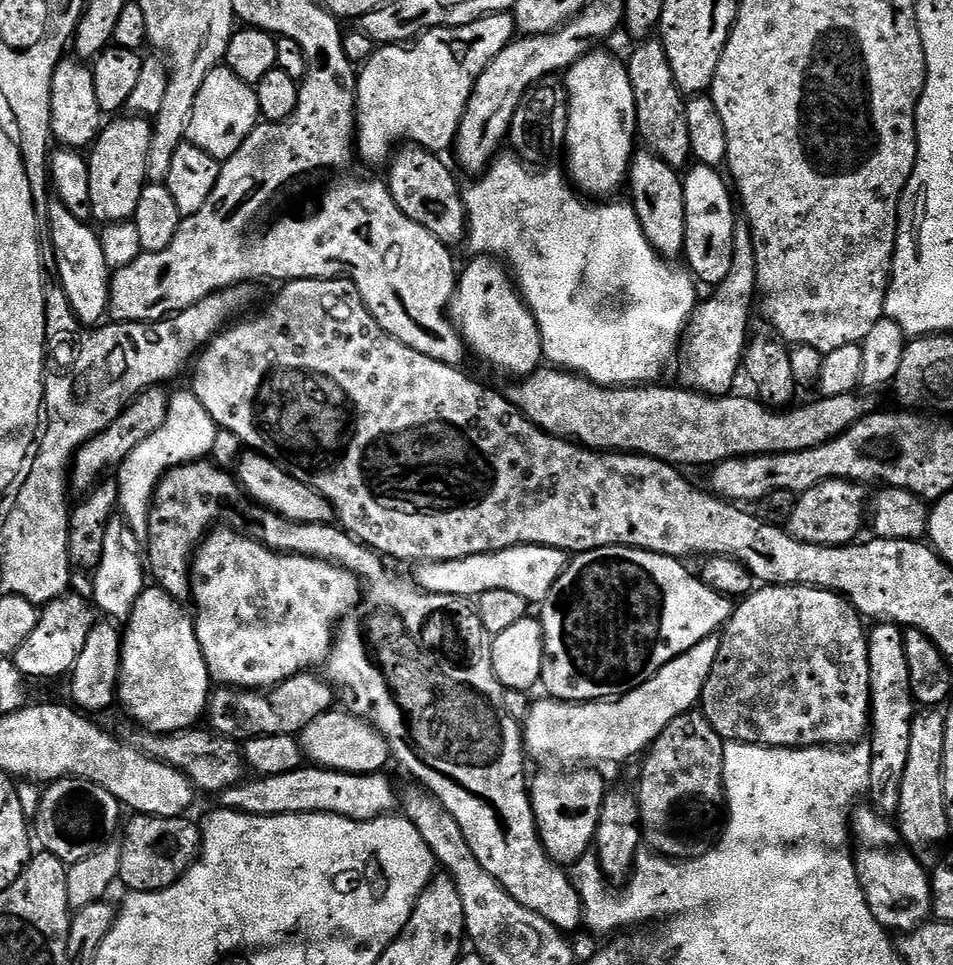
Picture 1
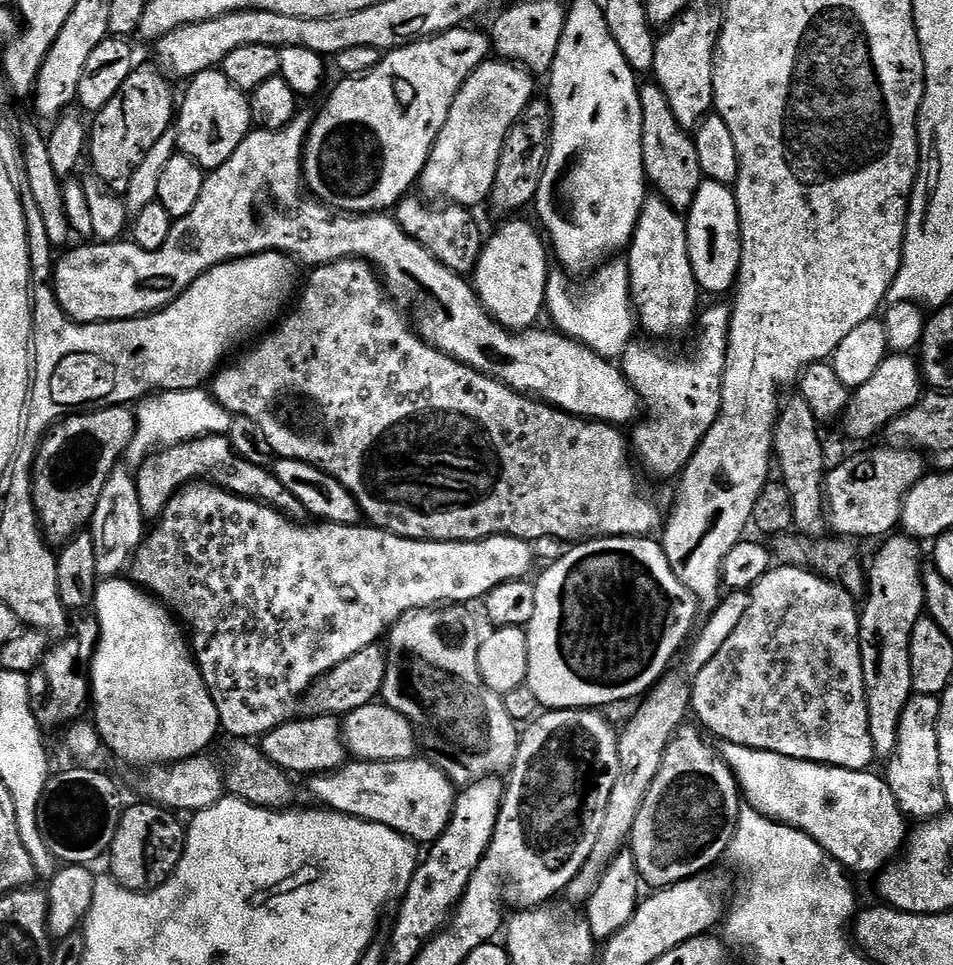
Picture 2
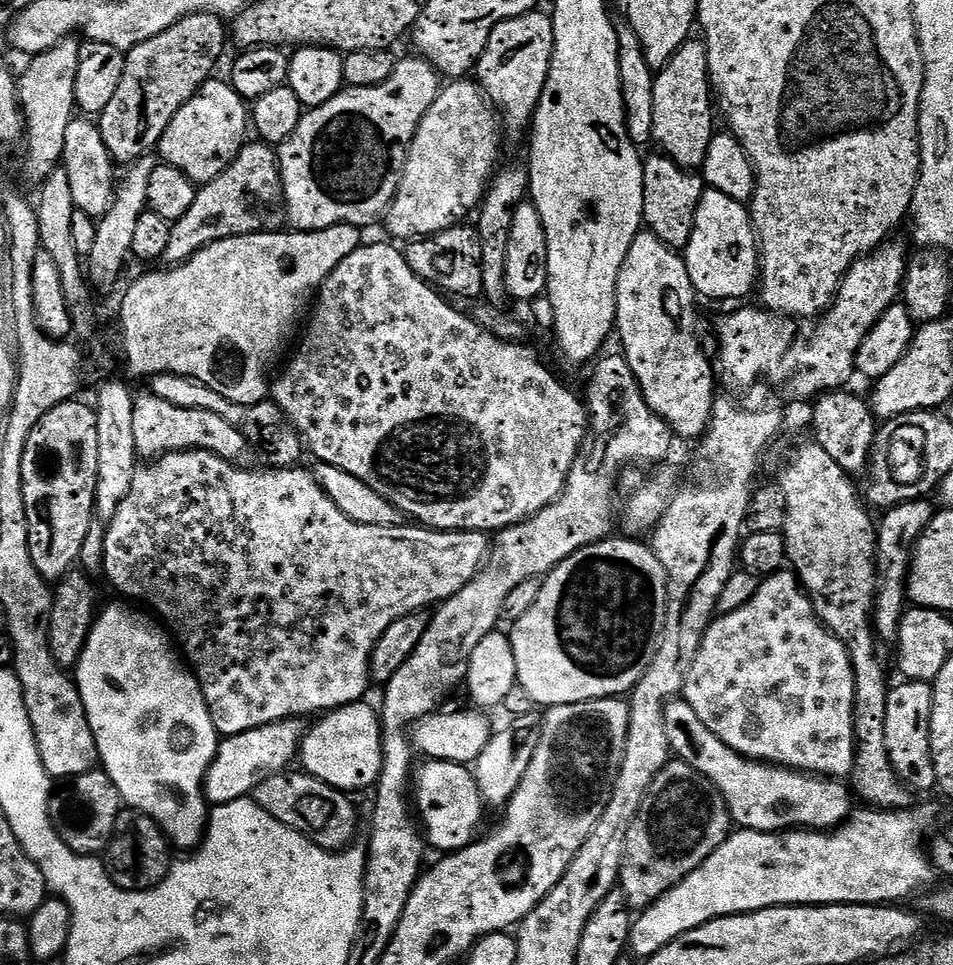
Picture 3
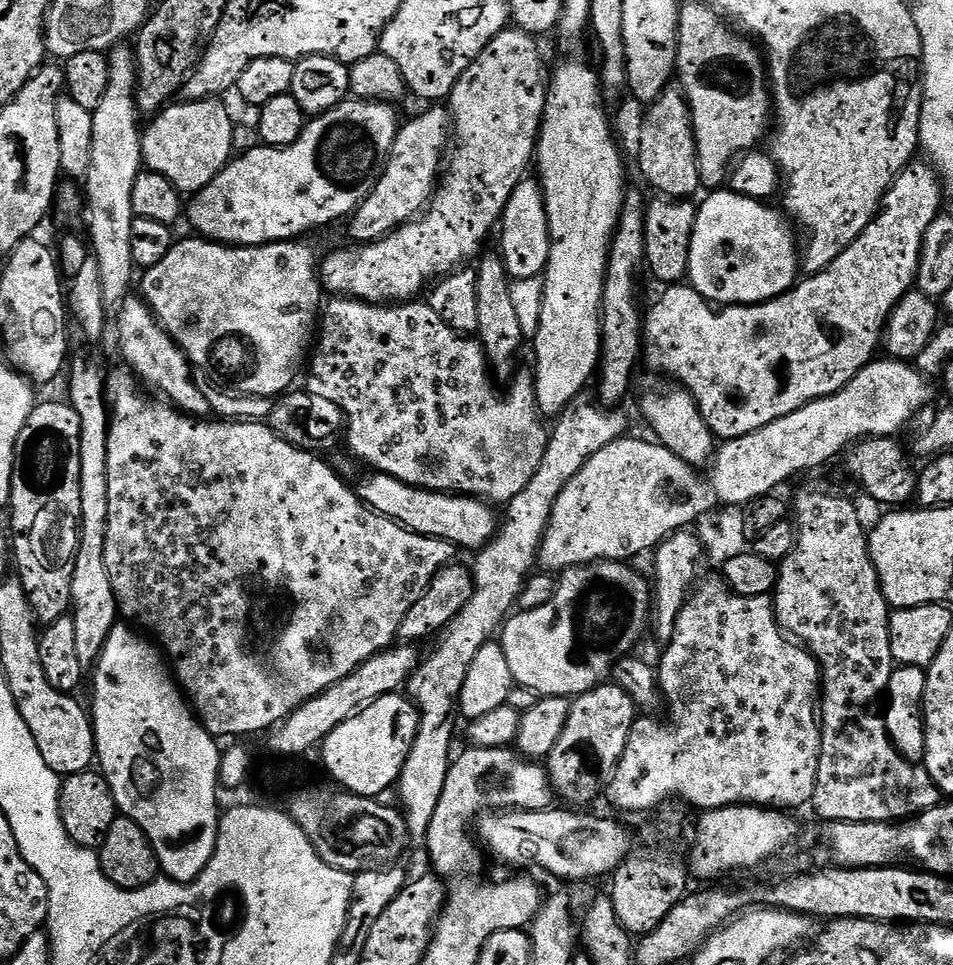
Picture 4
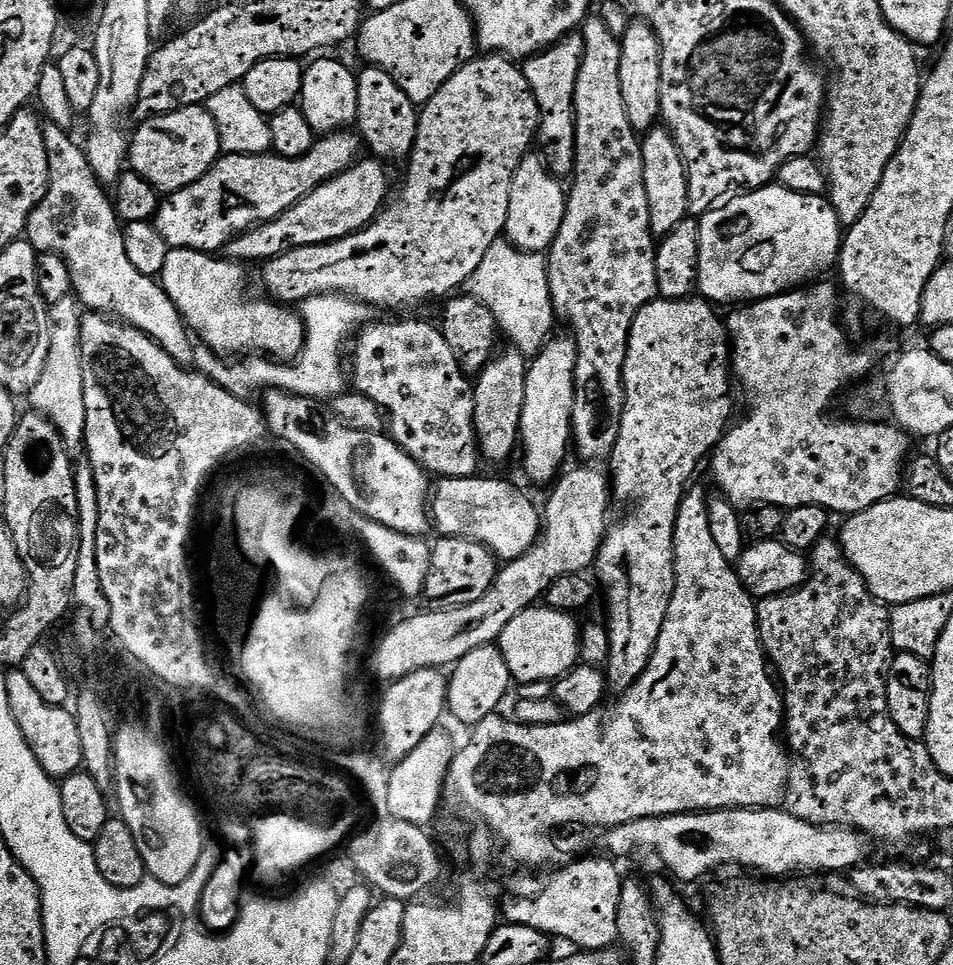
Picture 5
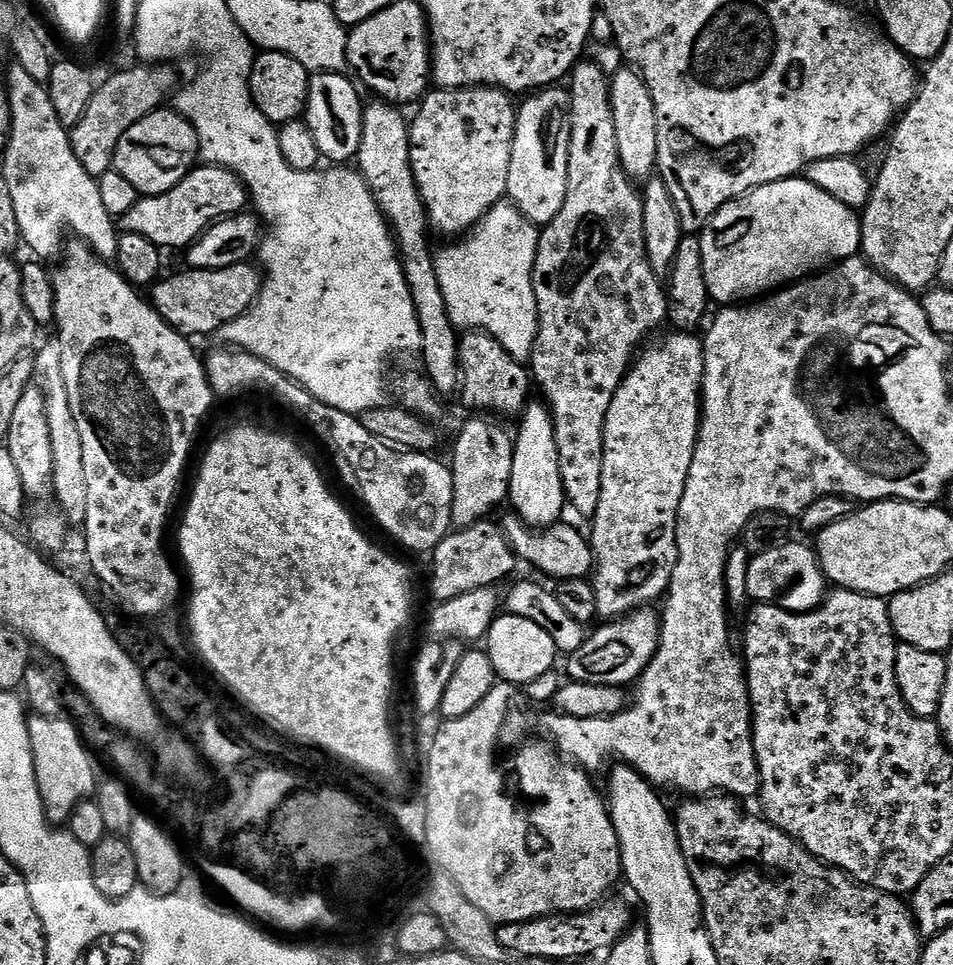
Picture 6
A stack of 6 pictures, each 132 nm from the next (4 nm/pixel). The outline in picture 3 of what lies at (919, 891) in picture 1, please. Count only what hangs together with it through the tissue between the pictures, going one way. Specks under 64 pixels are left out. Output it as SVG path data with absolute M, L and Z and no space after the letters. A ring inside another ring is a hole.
M677 698L669 703L664 713L666 738L671 755L698 770L726 798L733 825L759 832L787 832L789 830L831 830L839 828L853 815L853 793L847 783L836 778L825 778L791 768L749 760L738 754L713 734L694 714L694 706Z

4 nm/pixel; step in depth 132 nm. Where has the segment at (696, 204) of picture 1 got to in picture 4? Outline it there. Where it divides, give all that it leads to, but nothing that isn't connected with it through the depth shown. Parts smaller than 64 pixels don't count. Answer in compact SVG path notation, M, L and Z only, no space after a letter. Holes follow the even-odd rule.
M716 190L701 203L696 210L696 221L694 222L694 234L690 242L690 266L688 267L688 280L693 288L698 290L698 294L702 294L705 300L716 306L727 306L730 304L762 304L765 300L772 300L776 296L782 295L783 292L792 291L797 283L798 275L802 268L802 256L798 251L798 240L796 244L796 236L792 233L793 225L791 223L784 224L785 217L779 211L771 212L767 203L751 200L745 196L740 196L737 192L731 190Z

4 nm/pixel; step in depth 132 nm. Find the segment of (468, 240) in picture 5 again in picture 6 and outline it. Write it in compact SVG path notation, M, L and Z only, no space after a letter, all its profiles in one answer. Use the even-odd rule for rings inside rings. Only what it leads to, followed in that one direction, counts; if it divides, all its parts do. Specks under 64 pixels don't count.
M481 86L432 90L419 101L408 130L410 162L435 231L459 237L507 197L518 111L512 100L503 88ZM255 263L235 264L222 270L193 268L183 271L177 276L165 275L151 285L150 303L174 331L186 337L197 338L208 336L211 332L212 335L219 333L222 326L234 322L234 318L248 311L260 297L262 272Z

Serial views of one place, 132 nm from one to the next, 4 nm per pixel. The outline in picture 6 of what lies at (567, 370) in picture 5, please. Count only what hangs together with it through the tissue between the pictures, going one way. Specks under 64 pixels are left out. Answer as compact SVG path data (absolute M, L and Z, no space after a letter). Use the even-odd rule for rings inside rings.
M529 403L519 417L520 433L515 433L516 449L514 450L514 470L510 478L508 500L513 504L515 515L519 516L533 529L539 530L557 523L566 512L564 487L562 486L562 470L558 458L558 442L554 432L552 413L547 403Z

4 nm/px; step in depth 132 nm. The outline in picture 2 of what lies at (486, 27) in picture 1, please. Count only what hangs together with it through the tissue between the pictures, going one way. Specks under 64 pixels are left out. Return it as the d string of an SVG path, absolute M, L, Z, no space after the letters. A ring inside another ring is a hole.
M461 26L452 28L448 32L442 32L439 36L429 36L427 40L418 40L414 44L407 44L404 48L391 49L364 76L354 76L341 79L340 85L328 96L328 101L324 104L324 109L315 113L312 128L308 131L308 141L304 144L304 183L307 191L315 196L321 204L328 205L329 208L340 214L384 214L395 209L396 205L409 195L417 187L420 175L424 173L426 162L430 158L430 150L442 134L442 126L446 126L446 114L450 114L450 106L454 106L454 98L458 90L470 78L470 74L476 67L484 63L490 56L490 40L487 35L480 32L471 32L471 27Z

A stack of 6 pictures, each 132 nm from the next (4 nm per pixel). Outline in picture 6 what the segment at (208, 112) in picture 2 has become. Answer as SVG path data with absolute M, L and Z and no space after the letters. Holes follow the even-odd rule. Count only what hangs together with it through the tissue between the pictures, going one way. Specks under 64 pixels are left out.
M175 110L164 111L151 112L134 122L134 126L122 134L122 142L118 142L114 171L127 178L141 196L166 194L178 186L192 171L200 154L198 134L191 122Z

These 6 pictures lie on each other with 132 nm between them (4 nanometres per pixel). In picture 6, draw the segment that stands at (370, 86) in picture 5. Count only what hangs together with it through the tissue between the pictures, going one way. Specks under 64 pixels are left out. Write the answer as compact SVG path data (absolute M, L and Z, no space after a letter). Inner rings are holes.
M379 98L373 99L373 104L370 102L364 104L364 121L362 122L362 142L360 143L360 149L356 151L355 163L360 164L358 167L358 174L363 178L365 186L370 190L372 200L378 202L380 207L380 215L387 218L390 225L391 233L394 235L394 239L398 245L398 256L404 265L404 283L410 290L410 298L412 299L412 311L416 313L416 325L420 328L420 339L418 341L418 347L420 352L424 355L424 365L422 365L423 371L426 373L427 378L432 383L432 387L436 389L437 393L441 397L447 398L452 391L459 389L462 384L462 377L460 374L460 336L458 335L458 329L455 324L452 323L452 313L446 310L446 298L444 297L444 288L438 282L438 274L436 273L436 261L434 259L434 251L428 245L428 232L430 233L430 221L428 219L428 211L424 208L424 200L420 196L420 191L416 185L416 179L414 178L414 170L412 169L412 163L410 162L410 134L408 133L410 127L409 117L403 116L401 109L397 105L389 104L388 101Z

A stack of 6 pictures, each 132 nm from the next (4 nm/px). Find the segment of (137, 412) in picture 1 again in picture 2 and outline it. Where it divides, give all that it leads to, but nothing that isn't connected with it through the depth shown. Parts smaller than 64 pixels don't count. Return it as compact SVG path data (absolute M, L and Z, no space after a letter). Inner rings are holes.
M131 407L96 408L83 414L64 417L40 441L36 460L32 463L32 501L36 507L36 517L40 520L40 530L49 545L69 544L79 532L91 525L98 498L102 498L102 486L106 486L106 478L110 478L112 471L121 463L134 438L135 428L136 413Z

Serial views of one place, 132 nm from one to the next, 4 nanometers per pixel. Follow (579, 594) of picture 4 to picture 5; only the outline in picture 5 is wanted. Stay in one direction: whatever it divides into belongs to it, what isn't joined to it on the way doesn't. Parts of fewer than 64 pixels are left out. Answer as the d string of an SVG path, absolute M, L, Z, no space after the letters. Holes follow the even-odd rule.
M533 606L510 621L506 630L502 630L498 647L506 658L513 681L520 684L539 680L555 682L577 667L582 628L580 624L576 625L576 620L575 615L567 612L555 612L547 606Z

